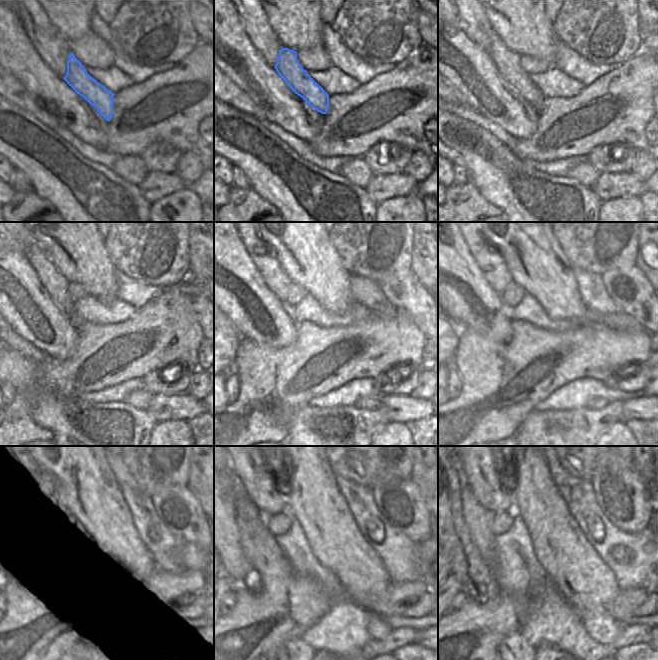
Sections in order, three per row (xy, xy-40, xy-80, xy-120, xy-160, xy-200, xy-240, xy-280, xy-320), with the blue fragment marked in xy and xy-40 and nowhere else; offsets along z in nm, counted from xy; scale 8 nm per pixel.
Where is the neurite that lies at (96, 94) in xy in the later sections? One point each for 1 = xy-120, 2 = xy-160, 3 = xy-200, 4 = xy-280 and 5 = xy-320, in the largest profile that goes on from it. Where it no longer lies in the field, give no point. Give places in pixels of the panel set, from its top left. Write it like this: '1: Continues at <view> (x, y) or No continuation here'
1: Continues at xy-120 (56, 284)
2: Continues at xy-160 (277, 281)
3: Continues at xy-200 (491, 263)
4: Continues at xy-280 (264, 488)
5: Continues at xy-320 (489, 486).

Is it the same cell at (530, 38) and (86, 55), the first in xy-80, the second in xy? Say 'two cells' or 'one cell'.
two cells

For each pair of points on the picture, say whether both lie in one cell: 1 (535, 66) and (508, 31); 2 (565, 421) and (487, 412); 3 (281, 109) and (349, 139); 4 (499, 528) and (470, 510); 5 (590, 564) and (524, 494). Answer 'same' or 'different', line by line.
1: different
2: different
3: different
4: different
5: same

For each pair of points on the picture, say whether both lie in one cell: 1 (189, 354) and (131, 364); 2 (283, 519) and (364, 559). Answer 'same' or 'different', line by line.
1: same
2: different

